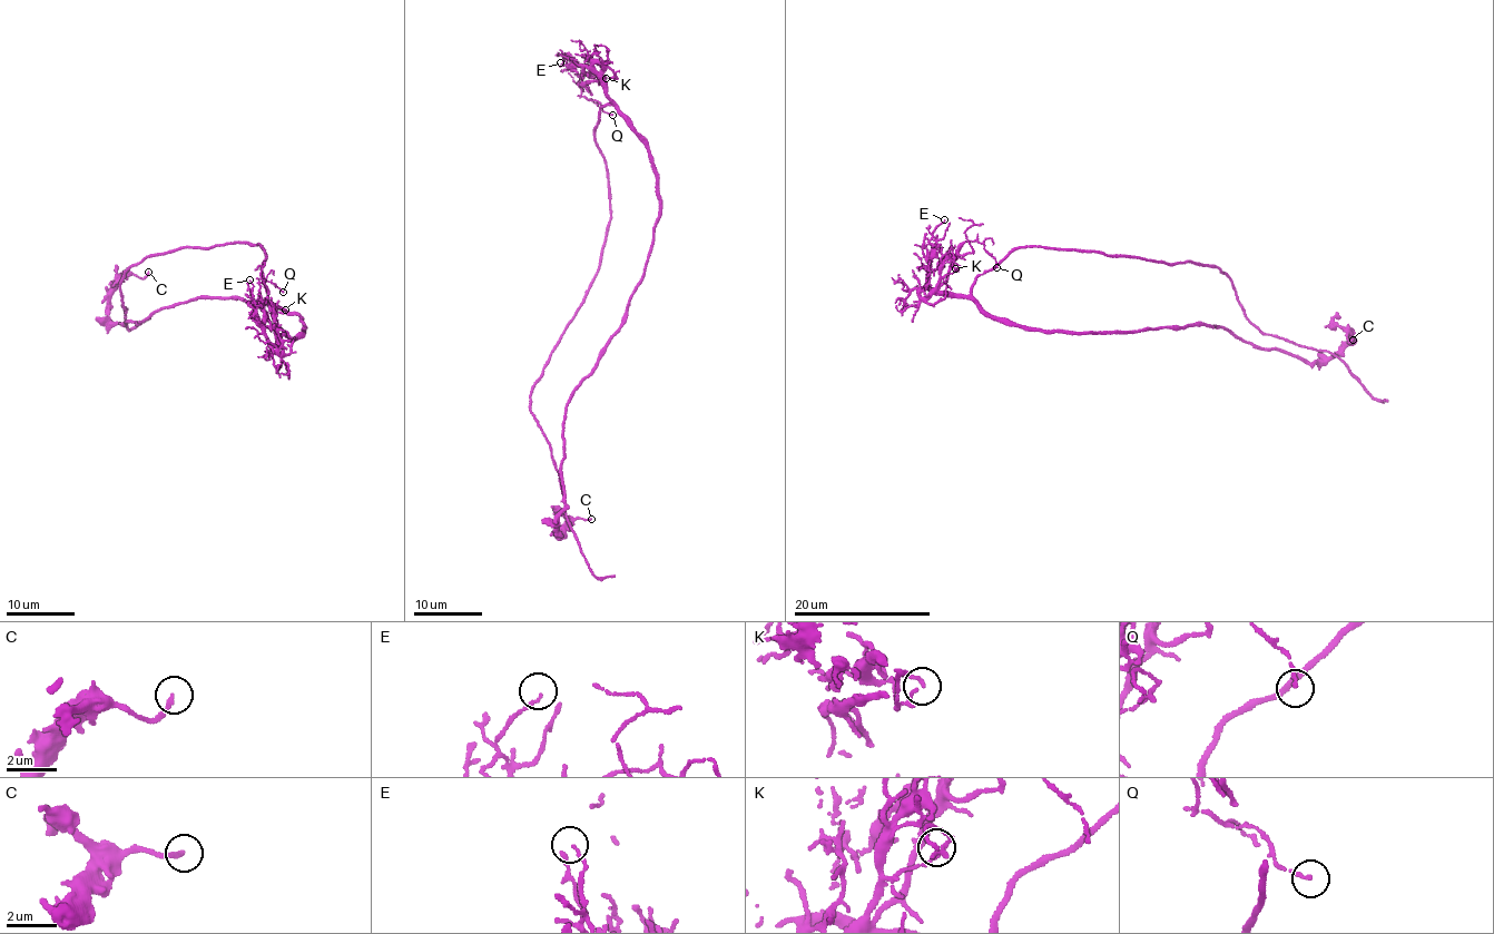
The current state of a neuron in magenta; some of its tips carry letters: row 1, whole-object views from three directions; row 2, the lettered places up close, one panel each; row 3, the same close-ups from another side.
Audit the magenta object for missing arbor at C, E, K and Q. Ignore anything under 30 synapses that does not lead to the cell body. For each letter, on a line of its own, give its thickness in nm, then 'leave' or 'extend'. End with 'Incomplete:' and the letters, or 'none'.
C: calibre 170 nm; leave
E: calibre 70 nm; leave
K: calibre 120 nm; leave
Q: calibre 110 nm; leave
Incomplete: none

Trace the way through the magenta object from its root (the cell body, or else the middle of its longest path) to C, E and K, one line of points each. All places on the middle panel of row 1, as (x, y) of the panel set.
C: (600, 110), (615, 107), (644, 144), (659, 215), (626, 318), (562, 422), (556, 531), (591, 519)
E: (600, 110), (612, 102), (606, 95), (606, 84), (585, 66), (570, 66), (564, 57), (560, 62)
K: (600, 110), (611, 104), (612, 100), (606, 95), (606, 81), (595, 69), (593, 74), (606, 78)

